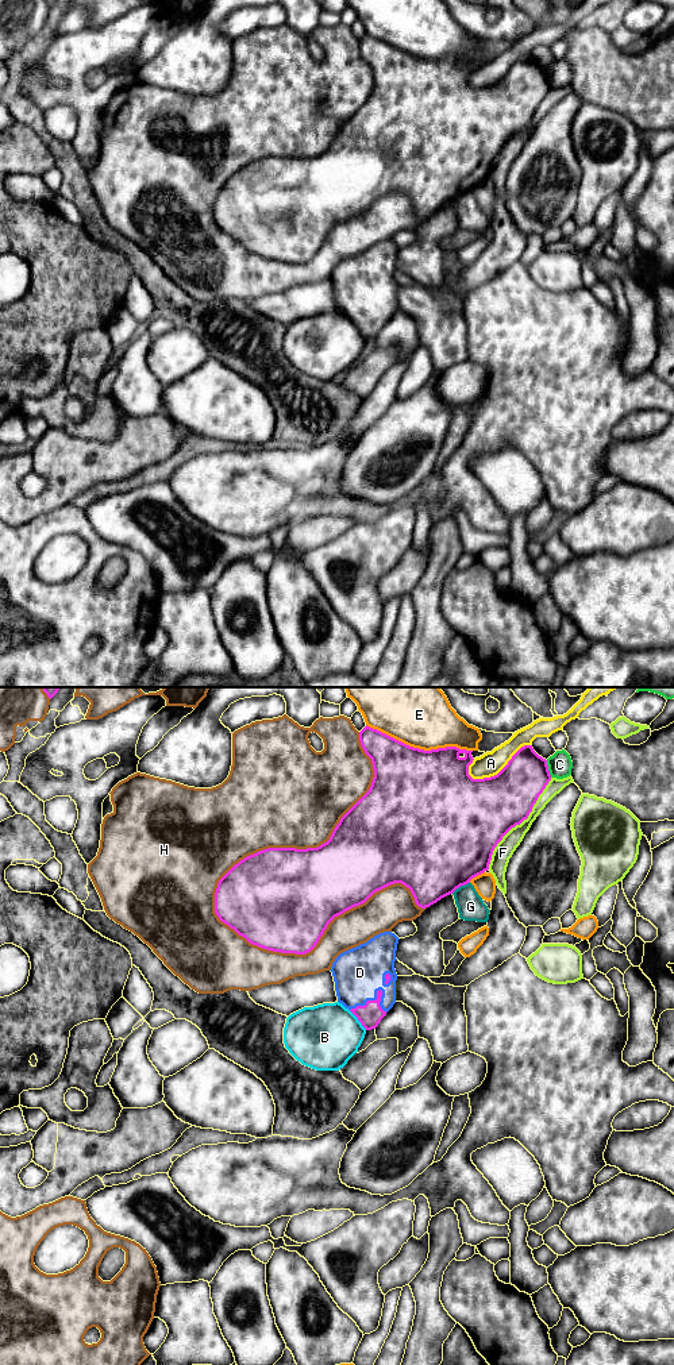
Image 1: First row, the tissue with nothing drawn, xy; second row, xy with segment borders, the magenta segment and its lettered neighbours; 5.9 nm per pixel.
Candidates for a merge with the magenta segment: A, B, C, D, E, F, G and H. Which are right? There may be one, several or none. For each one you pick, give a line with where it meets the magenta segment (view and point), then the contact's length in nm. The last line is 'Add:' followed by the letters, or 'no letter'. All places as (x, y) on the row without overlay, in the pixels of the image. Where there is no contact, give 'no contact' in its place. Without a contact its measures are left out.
D: xy (368, 309) | 240 nm
Add: D

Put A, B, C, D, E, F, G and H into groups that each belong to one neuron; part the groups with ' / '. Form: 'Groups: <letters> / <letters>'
Groups: A / B / C / D / E / F / G / H

